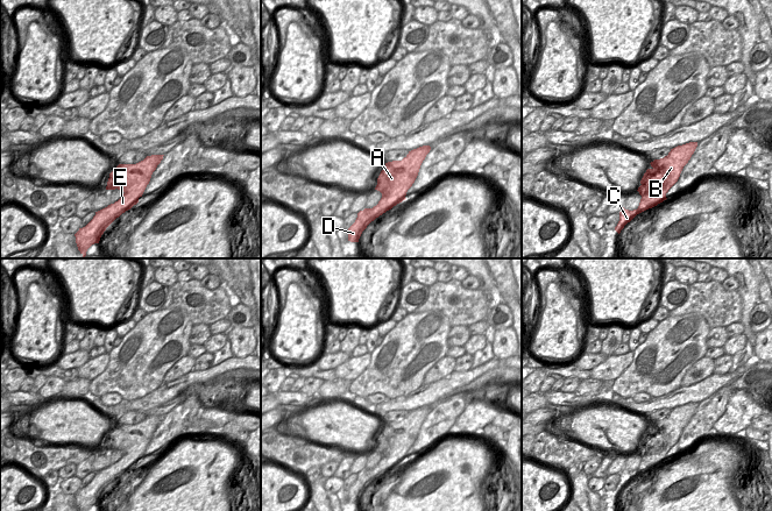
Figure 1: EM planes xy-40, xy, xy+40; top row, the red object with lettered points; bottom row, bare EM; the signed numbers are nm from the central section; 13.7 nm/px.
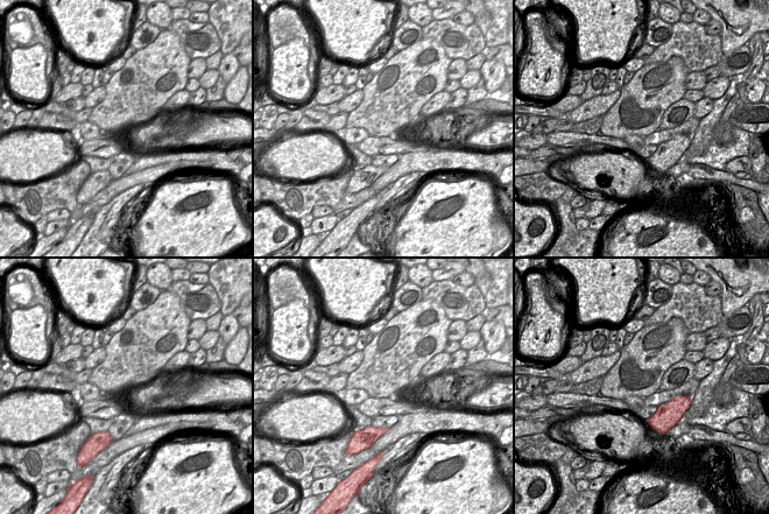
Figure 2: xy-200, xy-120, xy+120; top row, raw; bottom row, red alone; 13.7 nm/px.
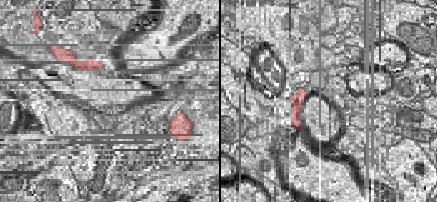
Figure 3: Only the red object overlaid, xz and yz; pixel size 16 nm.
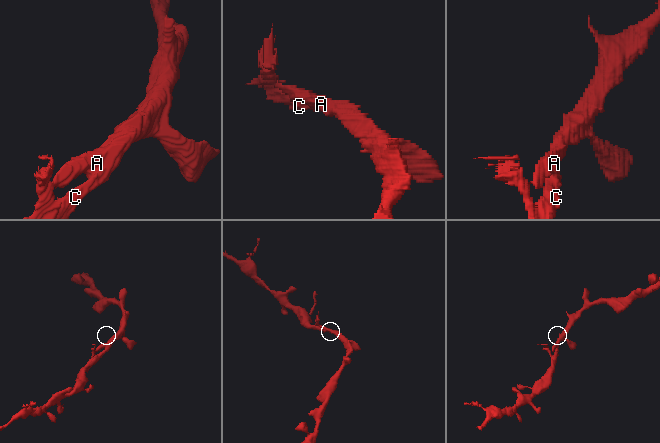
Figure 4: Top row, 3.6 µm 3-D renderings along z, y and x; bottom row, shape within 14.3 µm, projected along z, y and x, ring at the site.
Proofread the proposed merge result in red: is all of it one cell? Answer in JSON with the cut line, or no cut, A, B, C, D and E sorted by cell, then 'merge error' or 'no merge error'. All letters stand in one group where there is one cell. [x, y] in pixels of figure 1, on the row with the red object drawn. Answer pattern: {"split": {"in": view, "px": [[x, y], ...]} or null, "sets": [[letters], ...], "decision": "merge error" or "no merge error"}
{"split": null, "sets": [["A", "B", "C", "D", "E"]], "decision": "no merge error"}

